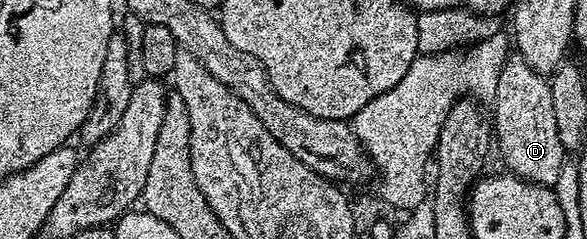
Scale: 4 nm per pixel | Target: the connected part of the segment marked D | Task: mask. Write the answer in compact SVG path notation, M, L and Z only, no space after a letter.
M512 57L501 71L499 84L493 96L495 115L493 111L493 139L497 144L497 155L503 158L503 163L510 174L529 183L540 183L542 187L554 188L557 177L561 177L561 169L565 162L565 148L557 127L557 113L553 111L553 93L550 82L544 76L538 75L525 60Z

